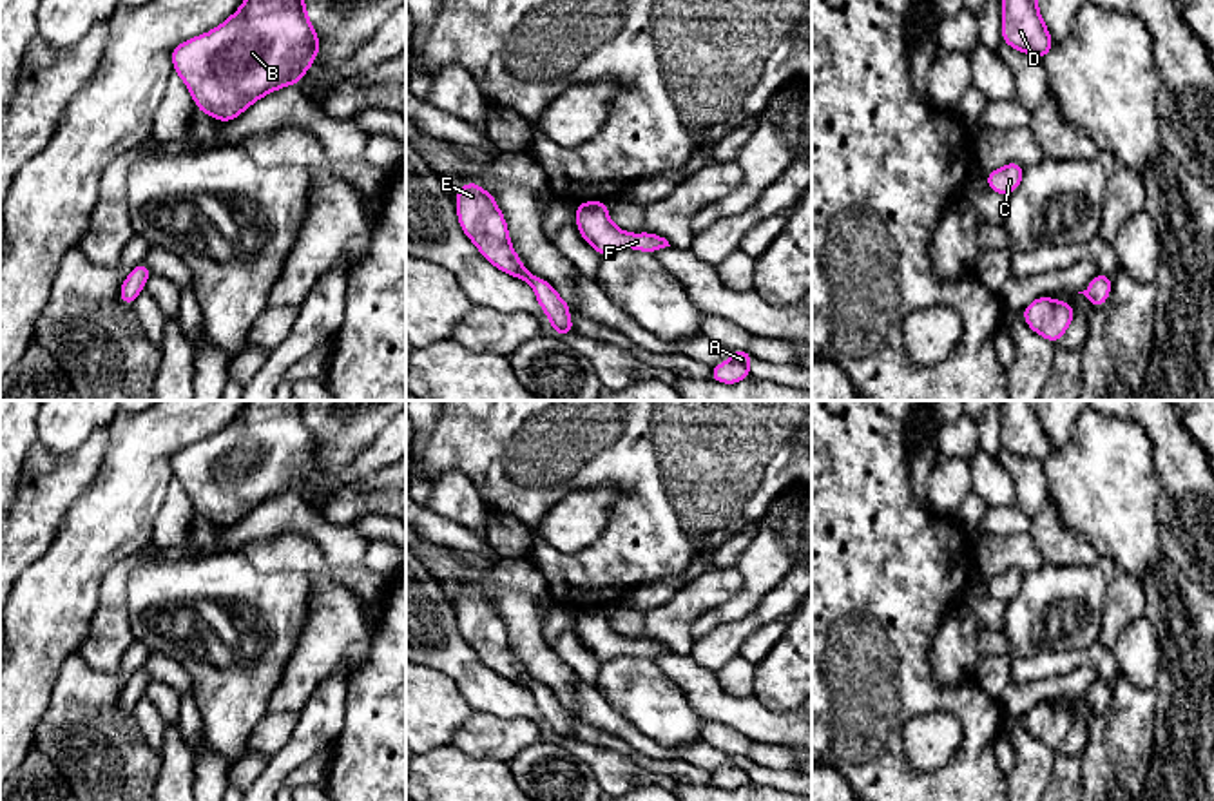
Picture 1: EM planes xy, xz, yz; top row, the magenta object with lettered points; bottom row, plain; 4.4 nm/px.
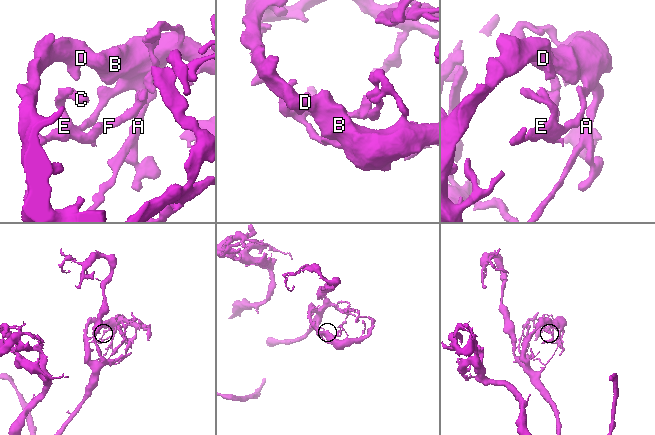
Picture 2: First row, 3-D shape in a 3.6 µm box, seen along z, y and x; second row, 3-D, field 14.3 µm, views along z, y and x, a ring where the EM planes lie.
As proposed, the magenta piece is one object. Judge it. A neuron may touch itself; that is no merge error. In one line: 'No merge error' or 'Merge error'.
No merge error

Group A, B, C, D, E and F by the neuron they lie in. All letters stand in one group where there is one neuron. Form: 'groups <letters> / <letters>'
groups A B C D E F

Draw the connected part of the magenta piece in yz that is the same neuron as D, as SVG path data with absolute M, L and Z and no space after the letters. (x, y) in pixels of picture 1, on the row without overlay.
M1002 400L1002 448L1009 453L1047 464L1053 444L1040 422L1036 400Z

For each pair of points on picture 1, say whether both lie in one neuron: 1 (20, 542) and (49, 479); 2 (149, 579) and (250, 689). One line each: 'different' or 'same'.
1: same
2: same

